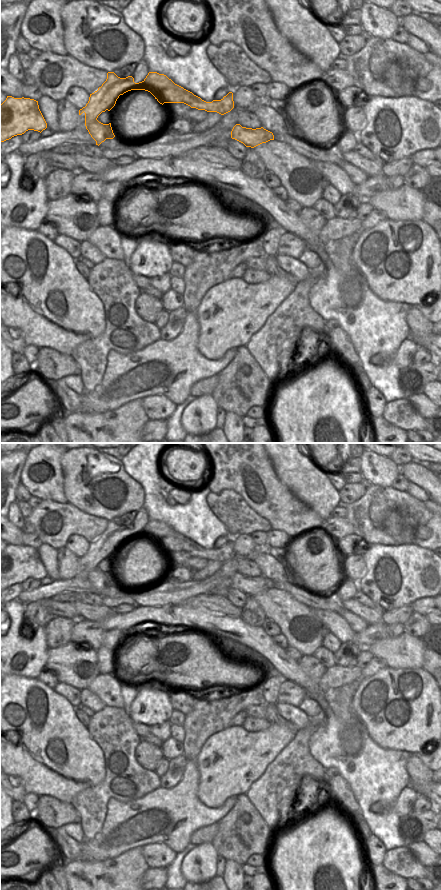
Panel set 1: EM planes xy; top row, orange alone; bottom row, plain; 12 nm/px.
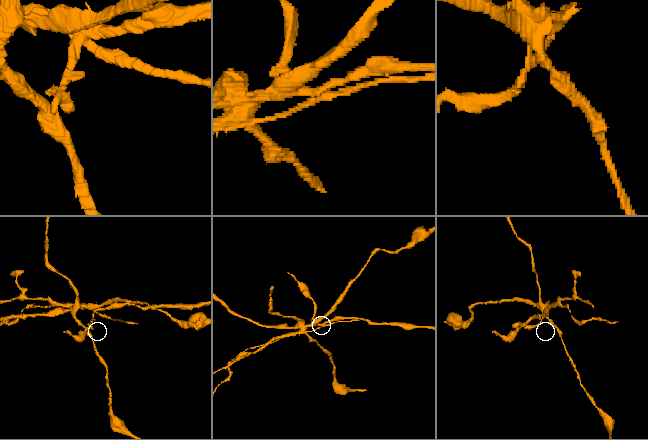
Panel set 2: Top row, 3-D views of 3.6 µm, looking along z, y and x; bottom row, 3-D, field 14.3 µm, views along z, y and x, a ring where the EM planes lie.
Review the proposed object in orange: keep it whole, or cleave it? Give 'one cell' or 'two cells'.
two cells

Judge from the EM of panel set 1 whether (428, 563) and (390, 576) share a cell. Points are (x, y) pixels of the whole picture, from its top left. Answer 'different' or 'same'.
same

